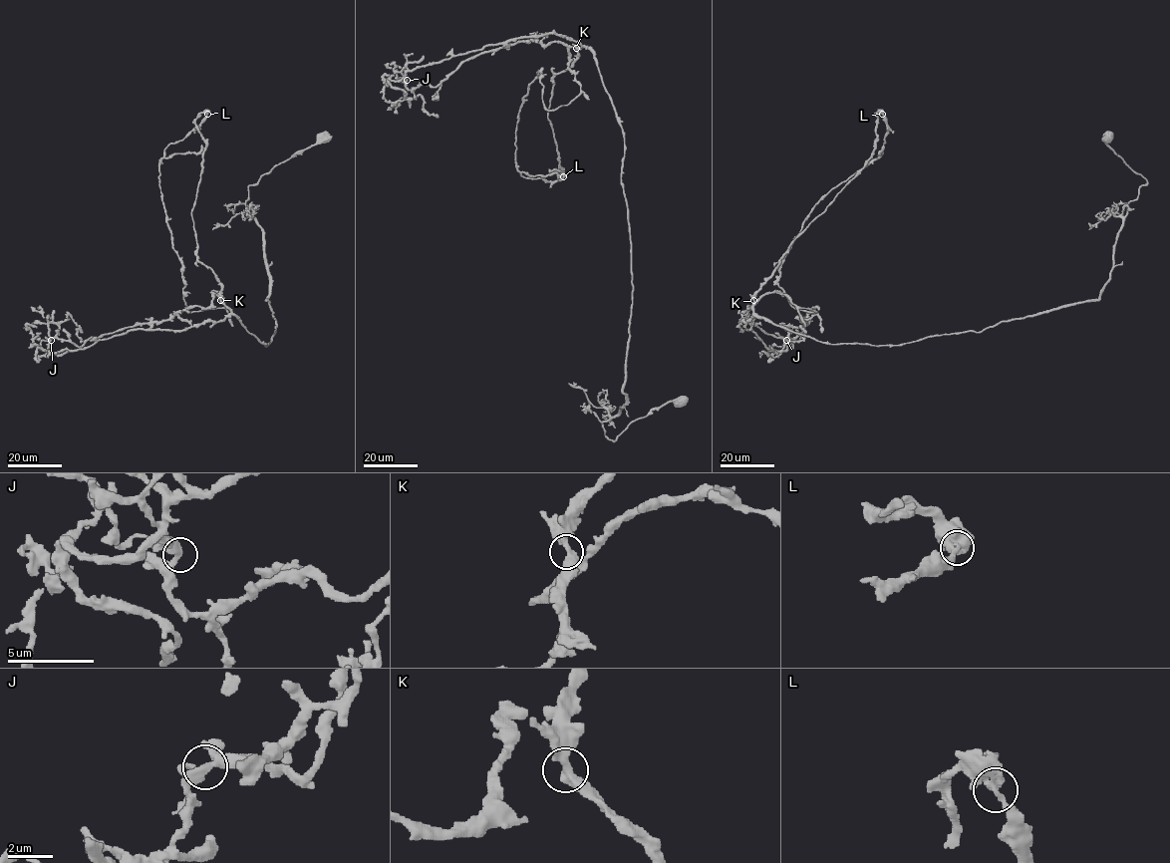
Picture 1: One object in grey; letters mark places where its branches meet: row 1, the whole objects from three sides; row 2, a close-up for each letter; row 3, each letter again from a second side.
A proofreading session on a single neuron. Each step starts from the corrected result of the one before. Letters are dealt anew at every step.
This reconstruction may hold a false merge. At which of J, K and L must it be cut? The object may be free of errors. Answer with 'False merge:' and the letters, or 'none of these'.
False merge: L

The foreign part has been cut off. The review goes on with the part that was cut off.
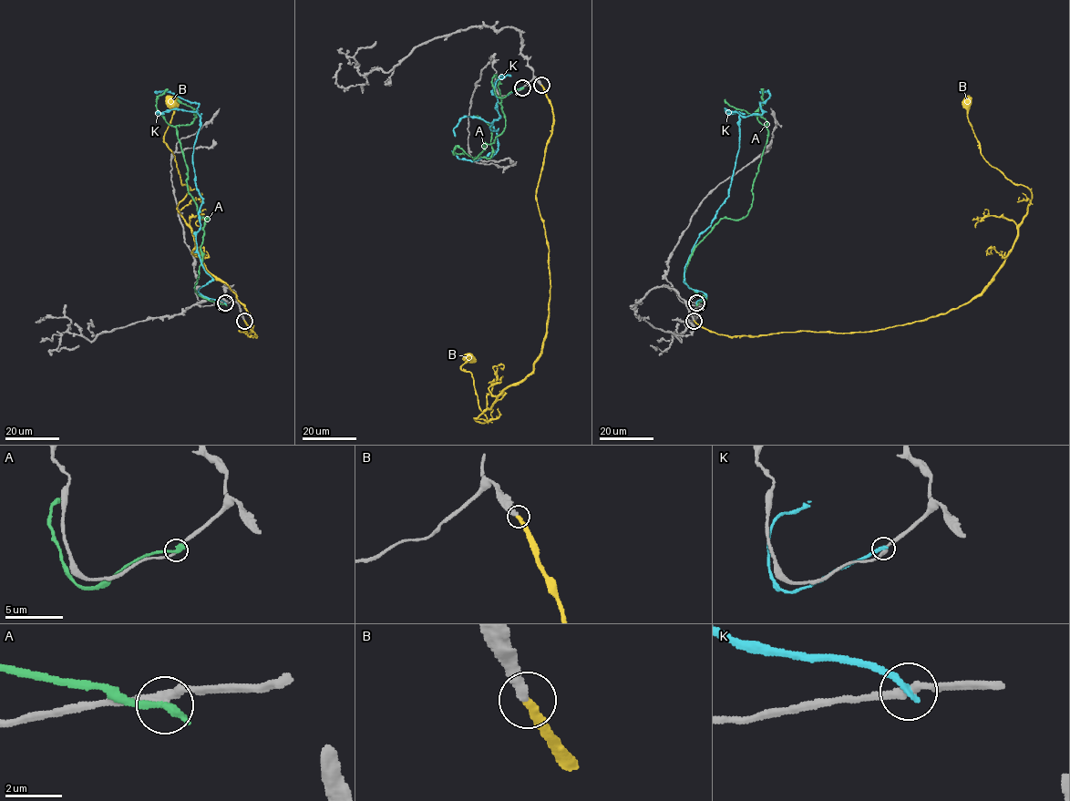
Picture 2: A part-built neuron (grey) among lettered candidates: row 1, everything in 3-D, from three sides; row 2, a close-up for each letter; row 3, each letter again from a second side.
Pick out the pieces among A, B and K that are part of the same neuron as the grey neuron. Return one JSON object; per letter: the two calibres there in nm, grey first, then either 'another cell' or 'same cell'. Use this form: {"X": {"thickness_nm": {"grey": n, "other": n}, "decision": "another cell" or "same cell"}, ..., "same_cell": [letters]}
{"A": {"thickness_nm": {"grey": 280, "other": 440}, "decision": "another cell"}, "B": {"thickness_nm": {"grey": 320, "other": 320}, "decision": "same cell"}, "K": {"thickness_nm": {"grey": 280, "other": 280}, "decision": "another cell"}, "same_cell": ["B"]}

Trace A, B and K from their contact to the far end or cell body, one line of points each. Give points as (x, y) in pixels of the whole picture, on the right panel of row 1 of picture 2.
A: (697, 303), (706, 297), (684, 279), (689, 258), (723, 218), (746, 215), (767, 138), (761, 116), (725, 98)
B: (694, 321), (729, 337), (873, 332), (943, 314), (975, 298), (1004, 261), (1032, 192), (981, 154), (967, 96)
K: (696, 302), (706, 295), (687, 285), (684, 271), (728, 196), (738, 117), (761, 115), (769, 93), (760, 92)

